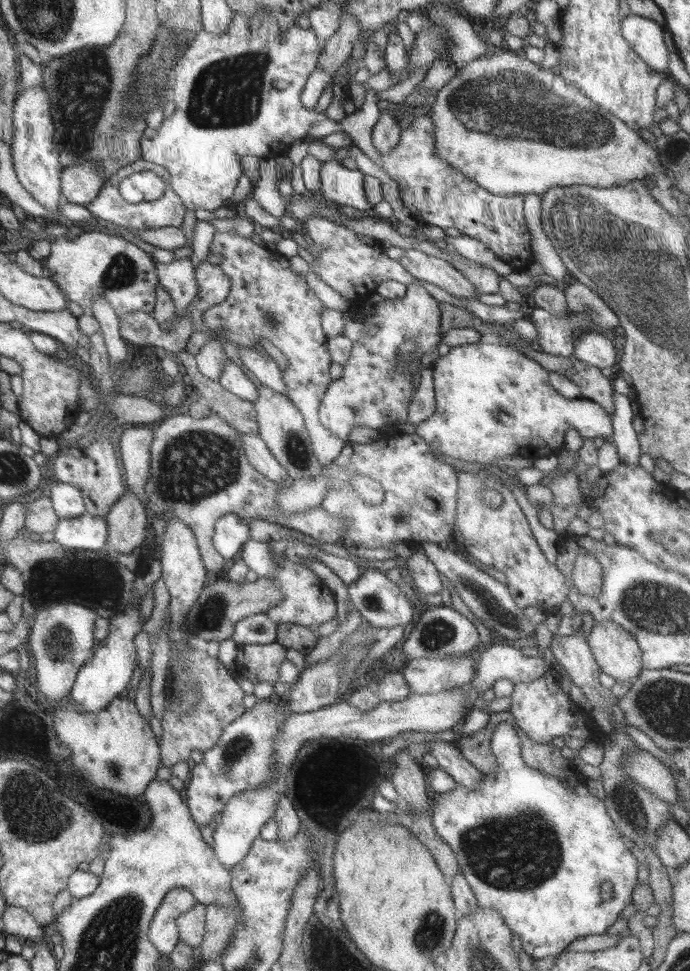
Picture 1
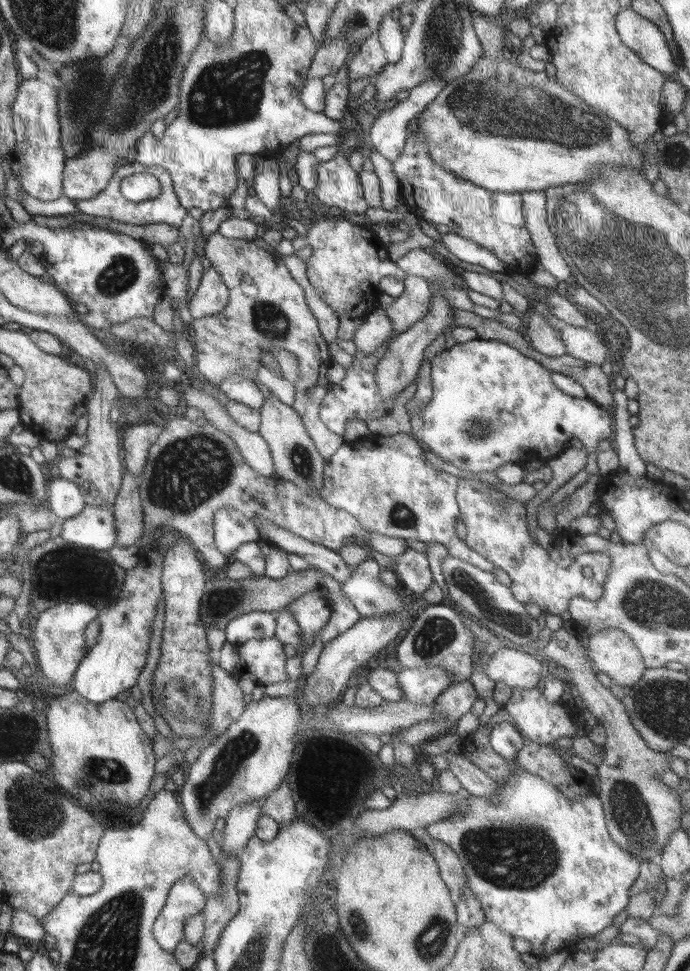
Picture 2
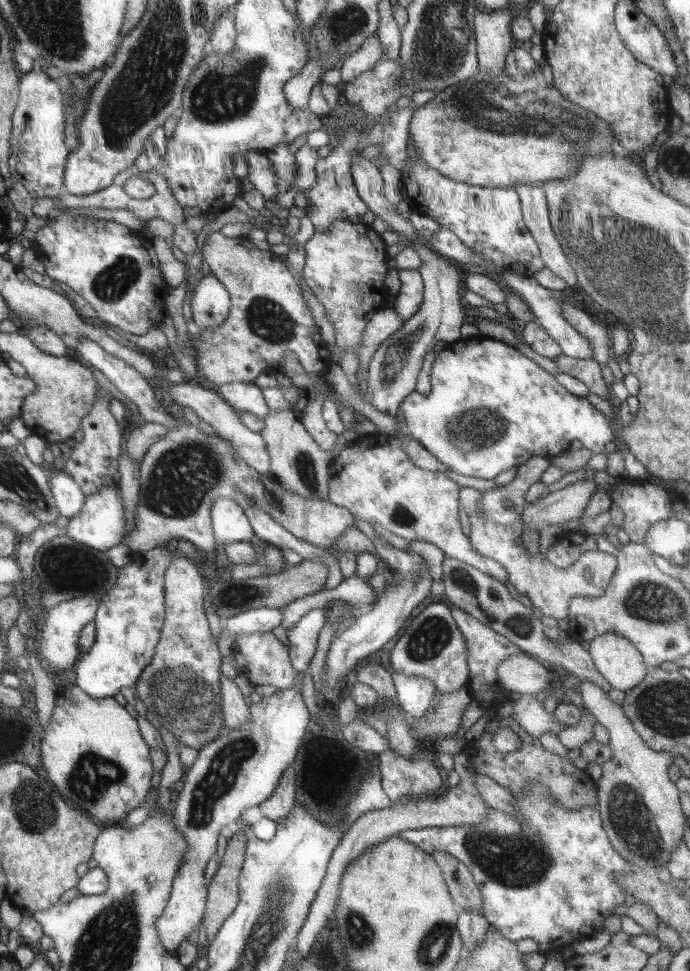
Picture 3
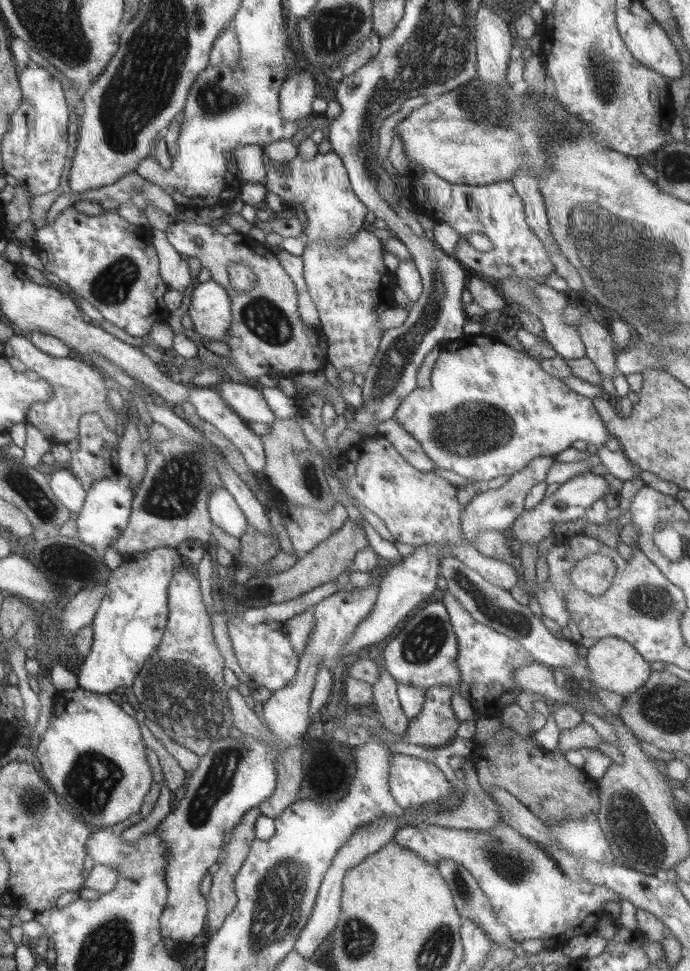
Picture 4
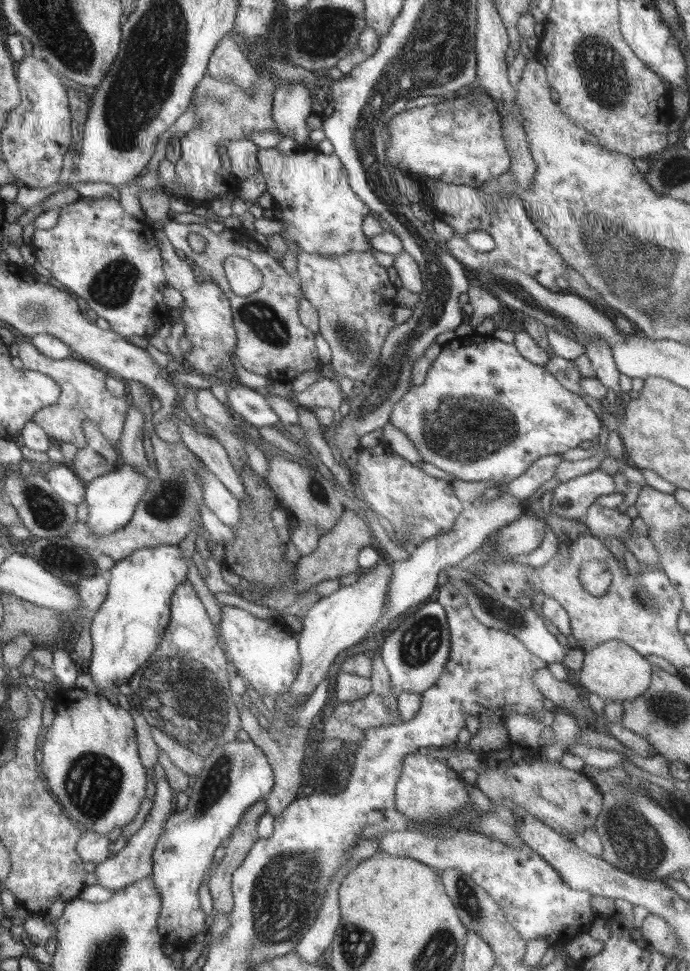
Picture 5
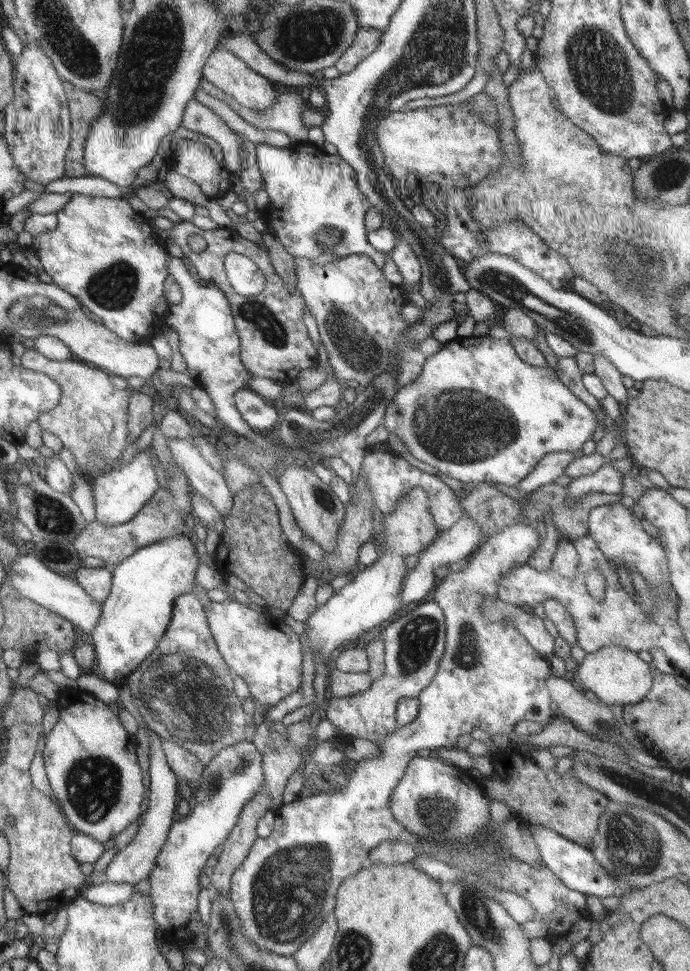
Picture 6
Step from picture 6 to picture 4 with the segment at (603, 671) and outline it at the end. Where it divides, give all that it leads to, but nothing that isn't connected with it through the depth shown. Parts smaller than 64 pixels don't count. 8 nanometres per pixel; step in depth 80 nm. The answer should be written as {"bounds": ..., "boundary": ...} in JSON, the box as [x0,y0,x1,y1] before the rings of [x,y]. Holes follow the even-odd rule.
{"bounds":[586,637,651,698],"boundary":[[[606,637],[598,640],[598,643],[590,647],[586,654],[588,687],[597,690],[610,690],[626,698],[634,694],[649,679],[651,663],[649,663],[628,642],[620,638]]]}

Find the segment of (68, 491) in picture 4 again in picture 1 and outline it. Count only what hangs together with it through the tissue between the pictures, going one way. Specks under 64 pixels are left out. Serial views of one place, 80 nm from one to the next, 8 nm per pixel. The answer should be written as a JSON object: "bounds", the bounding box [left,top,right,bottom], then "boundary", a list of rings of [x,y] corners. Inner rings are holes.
{"bounds":[48,481,88,519],"boundary":[[[54,481],[48,490],[50,490],[49,497],[53,509],[61,519],[81,517],[82,514],[88,512],[84,495],[81,490],[78,490],[78,487],[72,486],[70,483]]]}

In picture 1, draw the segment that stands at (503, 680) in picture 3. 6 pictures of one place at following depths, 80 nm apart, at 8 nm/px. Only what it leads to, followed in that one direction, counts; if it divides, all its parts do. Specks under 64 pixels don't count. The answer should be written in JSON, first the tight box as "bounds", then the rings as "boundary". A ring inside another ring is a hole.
{"bounds":[470,644,552,692],"boundary":[[[492,644],[480,655],[478,671],[470,682],[480,692],[488,690],[496,680],[506,678],[514,684],[532,682],[552,667],[552,660],[544,656],[524,656],[520,649],[509,645]]]}

